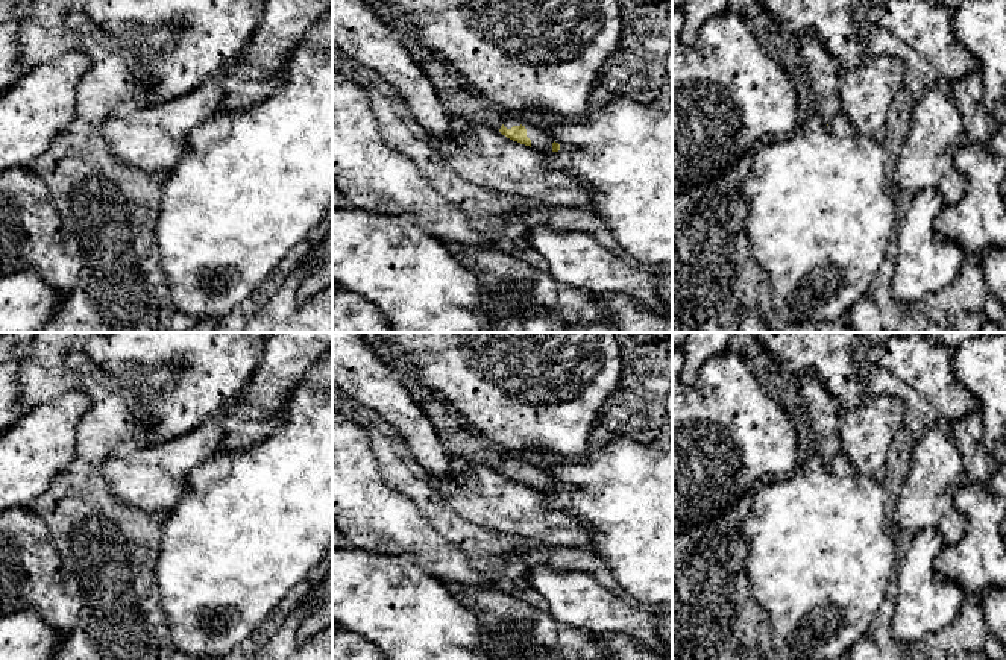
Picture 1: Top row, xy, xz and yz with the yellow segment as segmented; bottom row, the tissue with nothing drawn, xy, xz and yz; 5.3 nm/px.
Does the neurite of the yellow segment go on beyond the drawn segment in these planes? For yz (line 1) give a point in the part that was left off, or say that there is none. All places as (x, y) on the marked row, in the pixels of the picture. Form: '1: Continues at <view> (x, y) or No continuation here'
1: No continuation here

